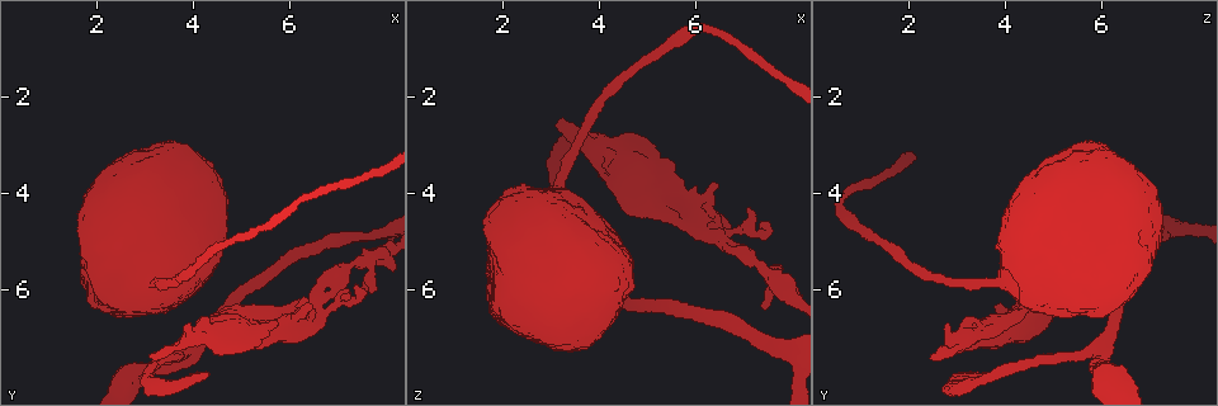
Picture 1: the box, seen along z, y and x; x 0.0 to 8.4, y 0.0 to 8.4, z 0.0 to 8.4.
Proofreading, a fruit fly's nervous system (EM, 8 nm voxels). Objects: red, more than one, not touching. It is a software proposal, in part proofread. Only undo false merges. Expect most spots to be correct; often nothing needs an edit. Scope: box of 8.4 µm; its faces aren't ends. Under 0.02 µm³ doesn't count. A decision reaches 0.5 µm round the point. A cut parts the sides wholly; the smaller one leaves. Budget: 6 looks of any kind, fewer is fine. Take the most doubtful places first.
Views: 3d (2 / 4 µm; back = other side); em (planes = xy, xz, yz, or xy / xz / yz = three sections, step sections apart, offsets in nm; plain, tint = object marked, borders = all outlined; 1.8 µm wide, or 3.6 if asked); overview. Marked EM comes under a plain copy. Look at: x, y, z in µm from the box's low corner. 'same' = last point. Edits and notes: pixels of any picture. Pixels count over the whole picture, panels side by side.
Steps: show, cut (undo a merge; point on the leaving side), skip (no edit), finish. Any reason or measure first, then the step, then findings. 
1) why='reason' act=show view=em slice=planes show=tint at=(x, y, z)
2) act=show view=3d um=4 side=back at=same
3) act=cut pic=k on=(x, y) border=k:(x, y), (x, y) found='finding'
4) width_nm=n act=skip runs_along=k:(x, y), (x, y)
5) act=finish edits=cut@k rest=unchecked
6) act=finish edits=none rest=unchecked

why='thick turns thin' act=show view=3d um=4 at=(4.40, 6.85, 3.40)

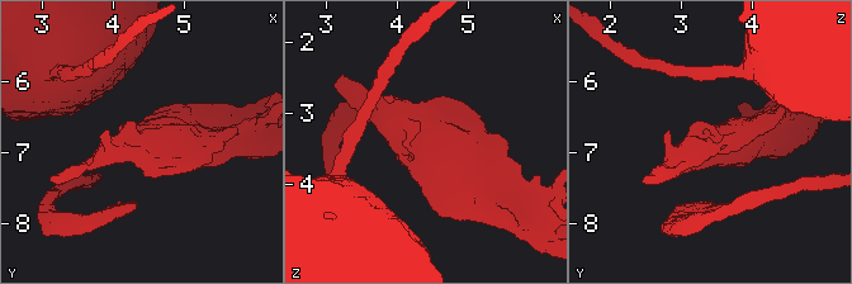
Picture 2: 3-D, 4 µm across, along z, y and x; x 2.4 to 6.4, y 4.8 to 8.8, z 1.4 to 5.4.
why='shape alone is not enough' act=show view=em slice=xz step=4 show=tint at=(4.35, 6.80, 3.40)

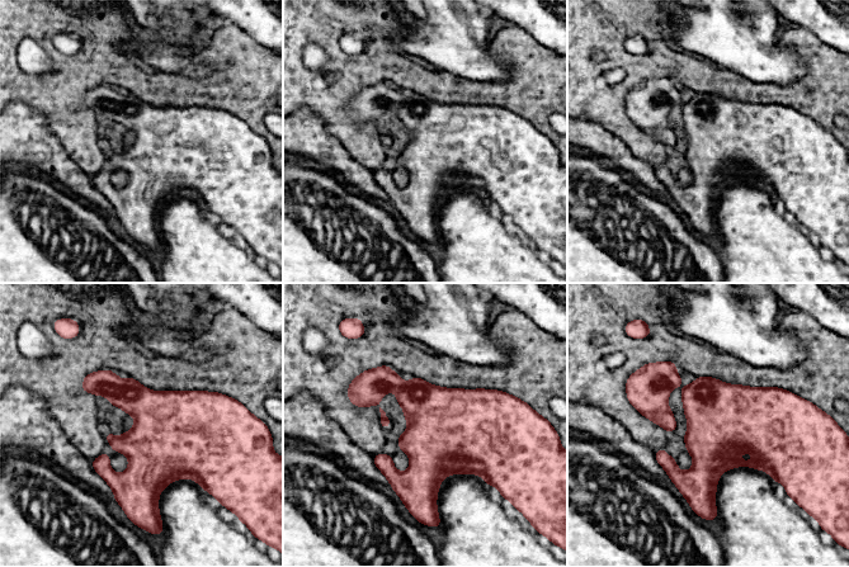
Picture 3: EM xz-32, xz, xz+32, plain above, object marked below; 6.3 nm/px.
why='cut it another way' act=show view=em slice=planes show=tint at=same

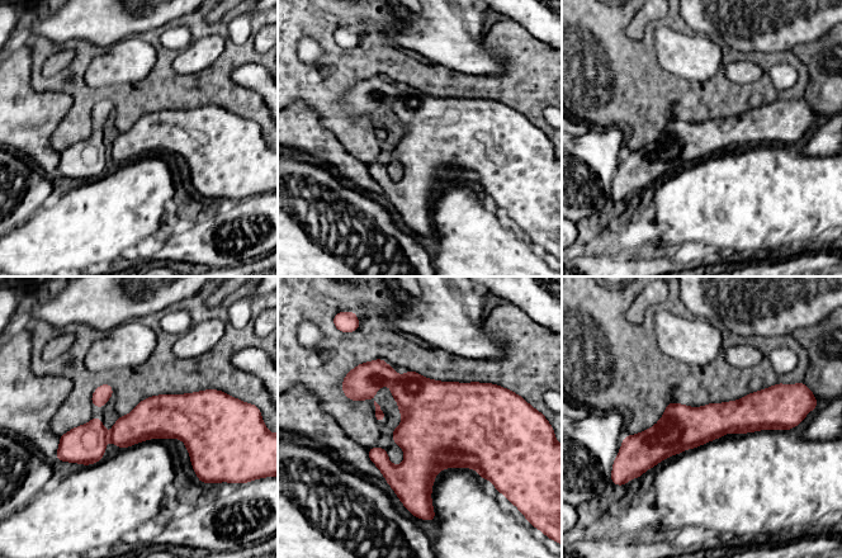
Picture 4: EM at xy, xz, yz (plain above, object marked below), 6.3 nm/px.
width_nm=280 act=skip runs_along=4:(212, 412), (64, 441) found='continuous, no second neuron'

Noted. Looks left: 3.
why='a fork' act=show view=em slice=planes show=tint at=(3.85, 7.45, 5.95)

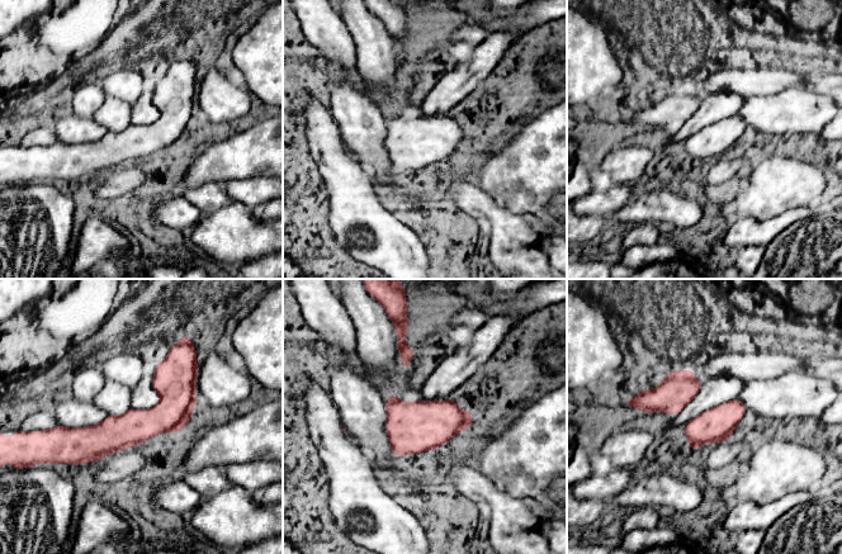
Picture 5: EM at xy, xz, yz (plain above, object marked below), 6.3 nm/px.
act=skip runs_along=5:(194, 368), (148, 422), (66, 435) found='all the same neuron'

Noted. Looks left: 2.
why='abrupt turn' act=show view=em slice=planes show=tint at=(6.10, 6.75, 4.65)

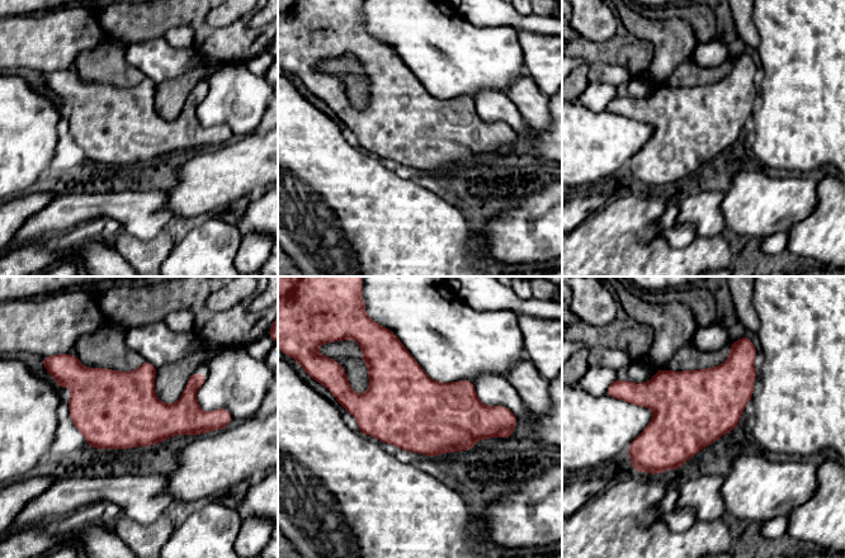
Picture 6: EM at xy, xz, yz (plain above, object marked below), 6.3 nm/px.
width_nm=500 act=skip found='all the same neuron'

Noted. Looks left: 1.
act=finish edits=none rest=unchecked

